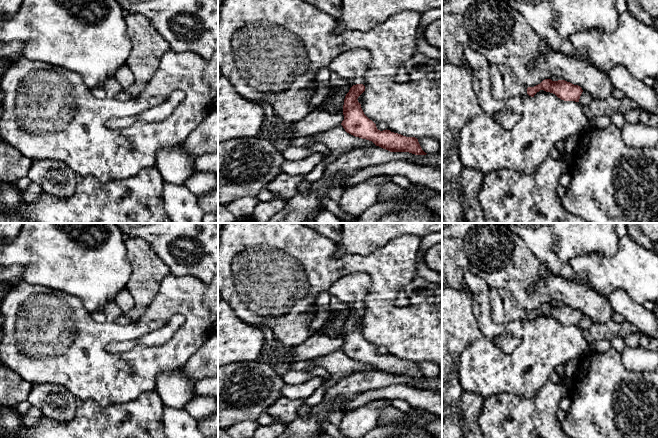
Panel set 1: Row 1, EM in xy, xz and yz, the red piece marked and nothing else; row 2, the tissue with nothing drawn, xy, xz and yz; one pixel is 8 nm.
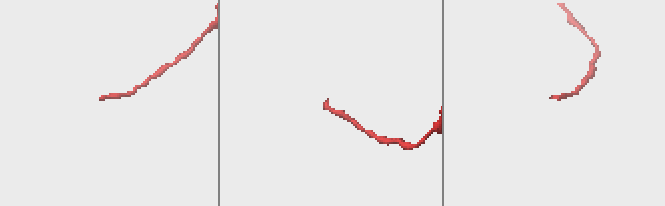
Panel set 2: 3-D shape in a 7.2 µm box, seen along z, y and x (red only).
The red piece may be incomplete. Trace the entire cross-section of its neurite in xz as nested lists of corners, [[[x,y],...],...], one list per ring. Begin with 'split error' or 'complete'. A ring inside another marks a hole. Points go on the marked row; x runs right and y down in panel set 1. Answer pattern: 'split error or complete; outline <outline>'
split error; outline [[[353,49],[341,53],[328,66],[330,71],[353,84],[344,99],[344,120],[341,125],[347,133],[372,141],[376,146],[390,152],[426,155],[417,138],[406,137],[387,129],[380,131],[376,124],[364,114],[357,99],[365,91],[362,83],[370,62],[371,53],[368,50]]]

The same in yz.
split error; outline [[[491,64],[490,80],[492,96],[496,100],[507,100],[526,93],[534,97],[537,92],[544,90],[555,94],[561,100],[579,102],[583,92],[580,86],[565,80],[545,79],[540,84],[527,88],[517,79],[509,67],[497,64]]]

